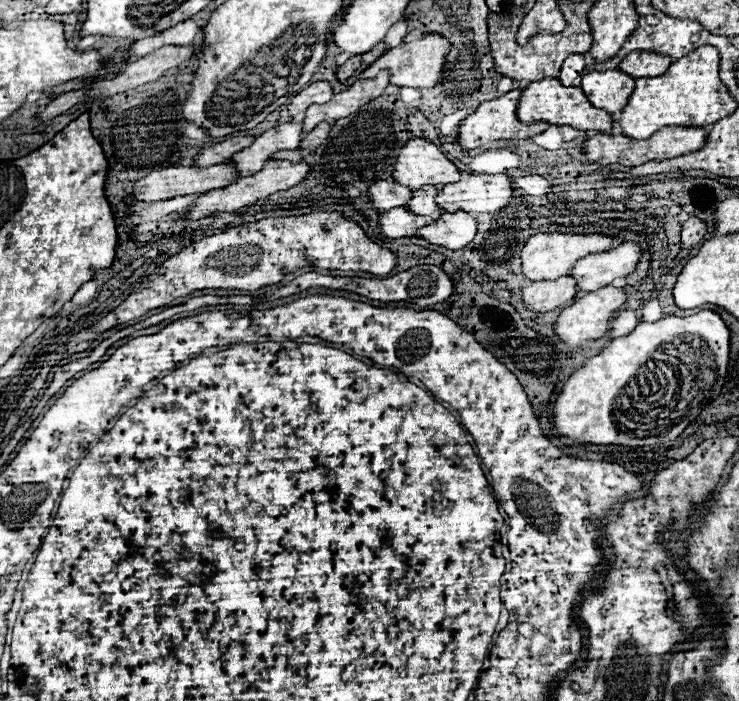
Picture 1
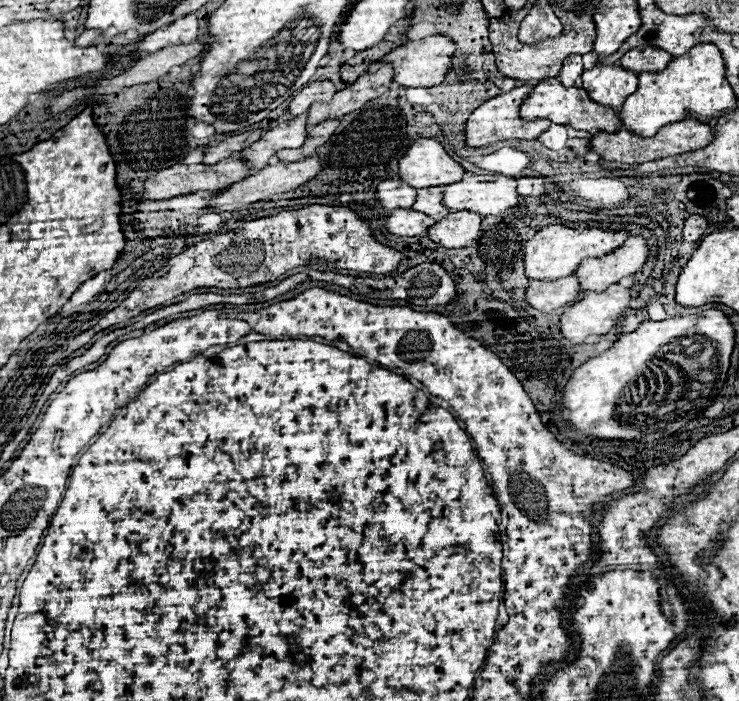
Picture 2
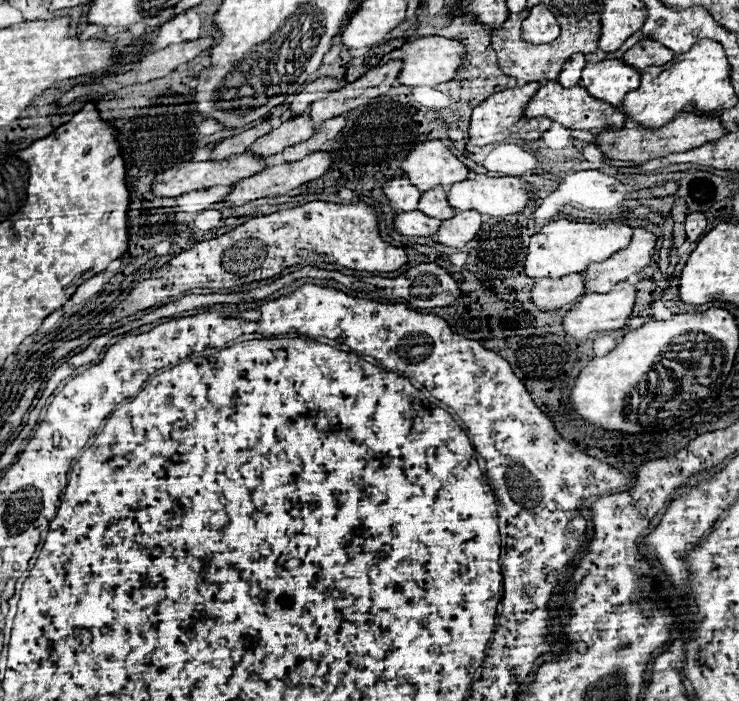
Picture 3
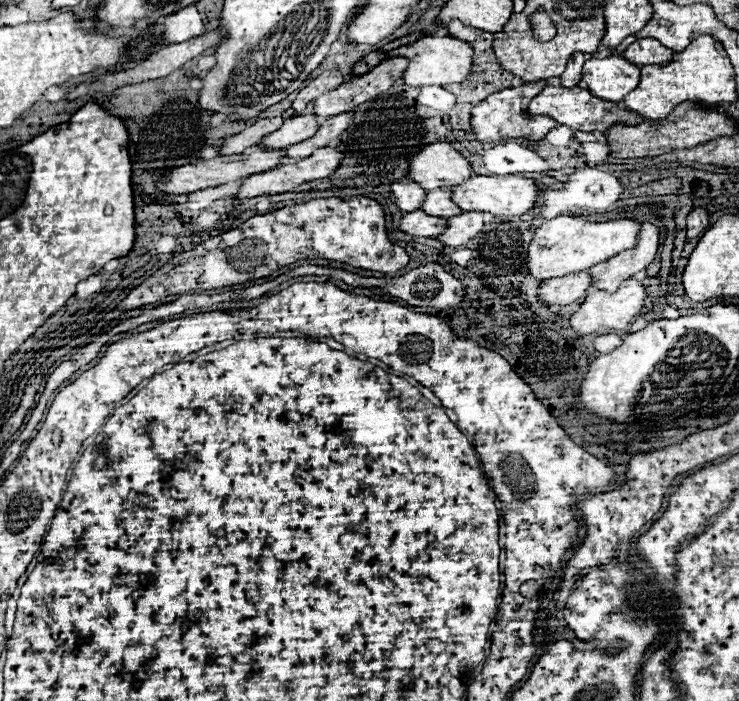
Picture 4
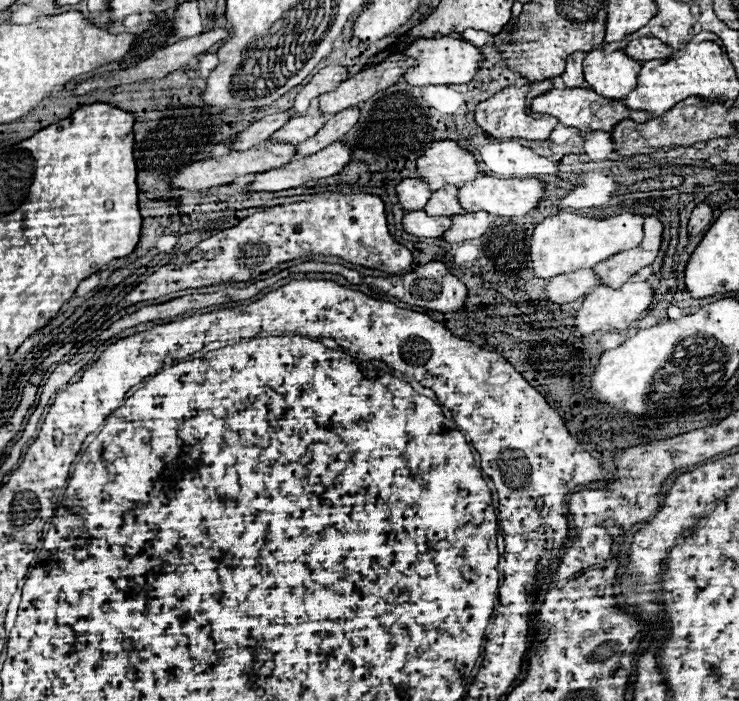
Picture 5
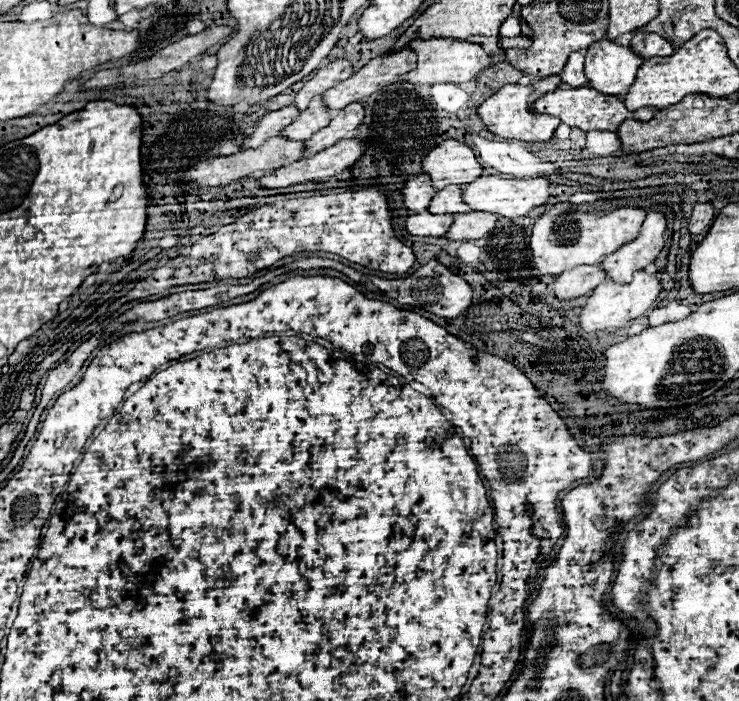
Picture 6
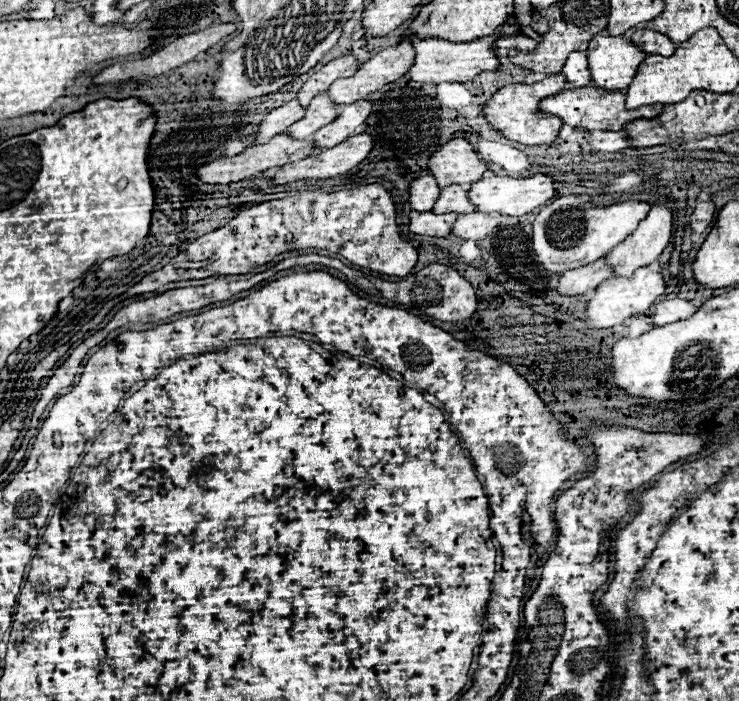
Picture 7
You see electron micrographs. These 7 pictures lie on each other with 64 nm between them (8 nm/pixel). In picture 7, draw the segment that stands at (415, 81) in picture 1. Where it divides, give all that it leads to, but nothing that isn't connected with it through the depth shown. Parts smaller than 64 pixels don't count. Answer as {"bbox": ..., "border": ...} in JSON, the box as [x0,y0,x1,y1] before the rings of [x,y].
{"bbox":[408,30,506,84],"border":[[[496,30],[490,36],[472,40],[472,42],[448,42],[442,38],[424,38],[424,40],[414,40],[414,50],[416,50],[416,62],[412,66],[412,70],[408,72],[412,80],[416,82],[426,82],[426,84],[440,84],[440,82],[468,82],[474,76],[478,76],[480,72],[486,70],[498,70],[500,62],[496,52],[492,50],[492,46],[496,44],[498,38],[502,38],[506,34],[502,34],[500,30]]]}

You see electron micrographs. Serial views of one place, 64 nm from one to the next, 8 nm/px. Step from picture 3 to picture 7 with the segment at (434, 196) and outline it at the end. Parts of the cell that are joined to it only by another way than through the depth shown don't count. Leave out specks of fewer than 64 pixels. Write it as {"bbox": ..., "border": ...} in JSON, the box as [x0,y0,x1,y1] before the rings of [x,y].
{"bbox":[434,186,476,214],"border":[[[446,186],[446,188],[442,188],[440,198],[434,204],[436,214],[448,214],[448,212],[470,214],[474,210],[476,210],[476,206],[470,202],[468,190],[464,190],[462,186]]]}

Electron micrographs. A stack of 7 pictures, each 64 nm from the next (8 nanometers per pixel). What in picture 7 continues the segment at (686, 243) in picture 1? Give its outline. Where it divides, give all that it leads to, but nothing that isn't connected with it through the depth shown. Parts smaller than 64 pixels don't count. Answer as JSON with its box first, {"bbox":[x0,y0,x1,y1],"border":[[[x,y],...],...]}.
{"bbox":[690,200,716,234],"border":[[[712,200],[696,202],[696,208],[694,208],[692,216],[690,216],[690,228],[692,228],[692,232],[698,232],[698,234],[704,232],[710,226],[710,222],[714,220],[714,212],[716,212],[716,208],[714,208]]]}

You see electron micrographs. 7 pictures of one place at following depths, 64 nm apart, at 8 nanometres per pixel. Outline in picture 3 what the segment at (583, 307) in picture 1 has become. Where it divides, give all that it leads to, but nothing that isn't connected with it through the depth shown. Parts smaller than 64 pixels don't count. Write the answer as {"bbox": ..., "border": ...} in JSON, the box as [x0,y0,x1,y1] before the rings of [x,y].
{"bbox":[564,282,636,340],"border":[[[620,282],[608,294],[586,294],[566,316],[564,330],[576,338],[586,340],[600,330],[620,330],[626,326],[636,302],[636,286]]]}

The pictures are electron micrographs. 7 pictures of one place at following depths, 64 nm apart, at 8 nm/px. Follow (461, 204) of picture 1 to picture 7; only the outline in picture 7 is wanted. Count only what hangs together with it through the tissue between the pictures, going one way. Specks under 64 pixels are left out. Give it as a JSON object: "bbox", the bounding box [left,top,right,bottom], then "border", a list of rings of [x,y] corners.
{"bbox":[468,172,554,216],"border":[[[536,172],[528,178],[510,178],[510,176],[488,176],[480,182],[474,182],[468,196],[480,212],[500,212],[506,216],[524,216],[534,212],[540,204],[546,204],[554,198],[554,178],[542,172]]]}

